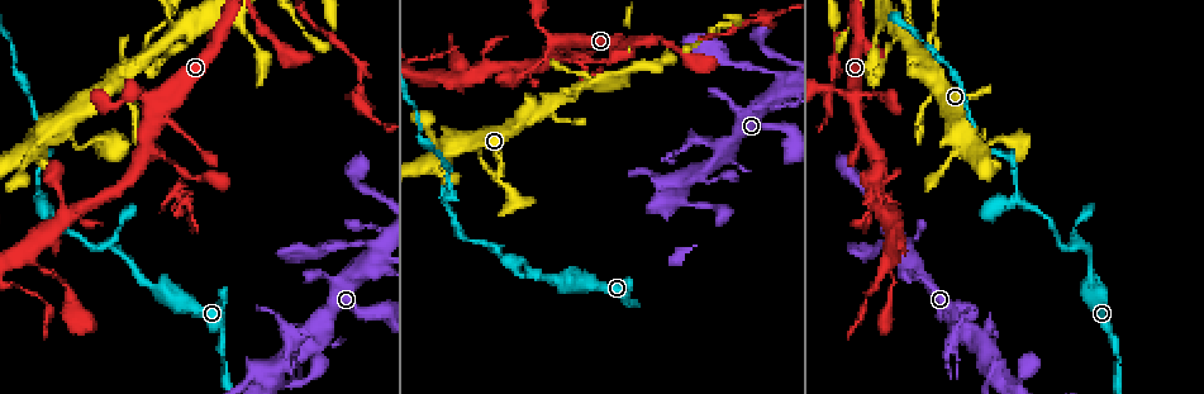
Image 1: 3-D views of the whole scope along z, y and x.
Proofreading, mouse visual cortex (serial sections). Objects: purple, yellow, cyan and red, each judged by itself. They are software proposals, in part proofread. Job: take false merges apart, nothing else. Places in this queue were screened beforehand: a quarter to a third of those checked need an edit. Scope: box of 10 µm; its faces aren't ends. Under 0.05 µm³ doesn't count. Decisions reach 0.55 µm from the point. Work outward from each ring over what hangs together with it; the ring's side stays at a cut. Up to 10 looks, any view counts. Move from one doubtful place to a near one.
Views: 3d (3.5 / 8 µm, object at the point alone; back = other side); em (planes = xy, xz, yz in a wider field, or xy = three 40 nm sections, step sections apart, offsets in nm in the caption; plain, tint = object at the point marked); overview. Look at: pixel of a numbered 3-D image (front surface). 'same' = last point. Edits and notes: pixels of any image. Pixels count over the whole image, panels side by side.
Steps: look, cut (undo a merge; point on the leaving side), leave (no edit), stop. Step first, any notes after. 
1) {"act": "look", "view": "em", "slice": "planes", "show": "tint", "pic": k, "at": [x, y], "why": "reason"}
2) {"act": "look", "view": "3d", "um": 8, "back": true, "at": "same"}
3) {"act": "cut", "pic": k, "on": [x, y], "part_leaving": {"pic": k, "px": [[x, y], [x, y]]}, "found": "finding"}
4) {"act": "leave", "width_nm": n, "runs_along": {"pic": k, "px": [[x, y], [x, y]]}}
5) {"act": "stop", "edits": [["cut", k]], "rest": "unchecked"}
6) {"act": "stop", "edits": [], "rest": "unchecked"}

{"act": "look", "view": "3d", "um": 3.5, "pic": 1, "at": [569, 43], "why": "four or more arms meet"}

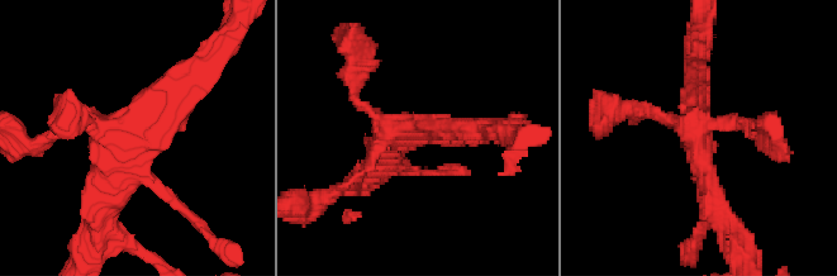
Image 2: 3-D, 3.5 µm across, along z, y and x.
{"act": "look", "view": "em", "slice": "planes", "show": "tint", "pic": 2, "at": [421, 129], "why": "shape alone is not enough"}

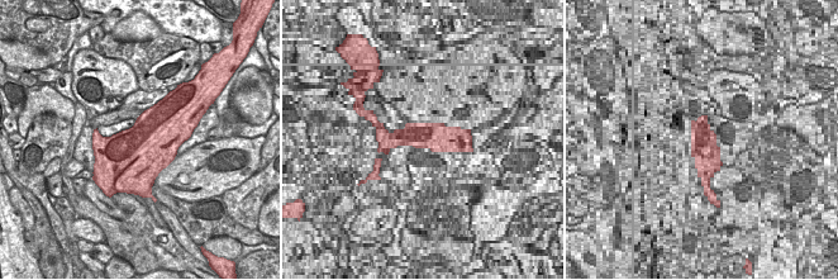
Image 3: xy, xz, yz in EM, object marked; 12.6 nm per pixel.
{"act": "leave", "found": "one cell here"}

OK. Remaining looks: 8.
{"act": "look", "view": "3d", "um": 3.5, "pic": 1, "at": [548, 107], "why": "three arms meet"}

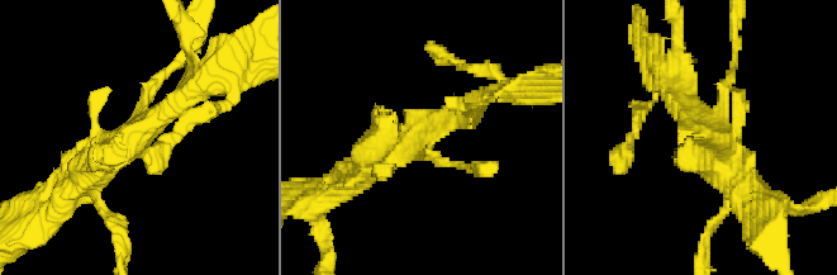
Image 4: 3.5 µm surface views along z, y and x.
{"act": "look", "view": "em", "slice": "xy", "step": 2, "show": "tint", "pic": 4, "at": [418, 135], "arms": 3, "arm_widths_nm": [150, 300, 450], "why": "now the EM"}

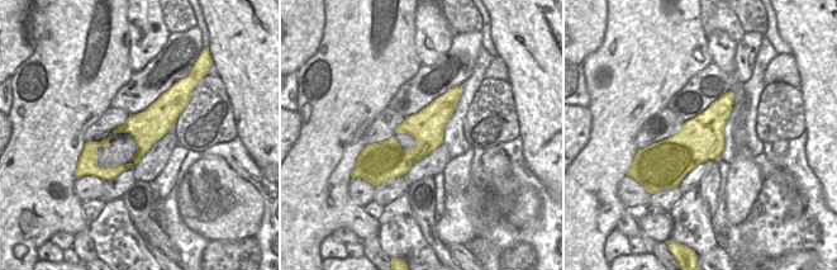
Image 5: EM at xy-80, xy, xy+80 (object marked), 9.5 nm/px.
{"act": "leave", "runs_along": {"pic": 4, "px": [[75, 185], [196, 88]]}, "found": "all the same cell"}

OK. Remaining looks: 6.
{"act": "look", "view": "3d", "um": 8, "pic": 1, "at": [1019, 203], "why": "branch point"}

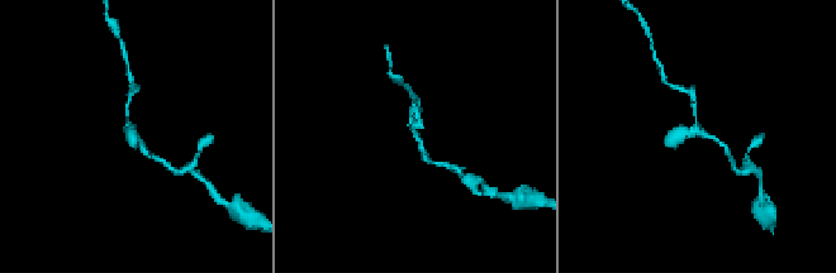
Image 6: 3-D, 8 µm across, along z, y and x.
{"act": "look", "view": "3d", "um": 3.5, "at": "same"}

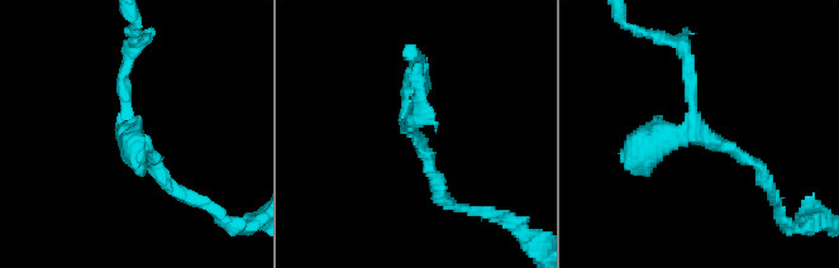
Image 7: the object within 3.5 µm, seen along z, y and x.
{"act": "leave", "runs_along": {"pic": 7, "px": [[761, 168], [696, 130], [683, 52]]}, "found": "all the same cell"}

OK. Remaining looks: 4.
{"act": "look", "view": "3d", "um": 3.5, "pic": 1, "at": [26, 253], "why": "small branch off a trunk"}

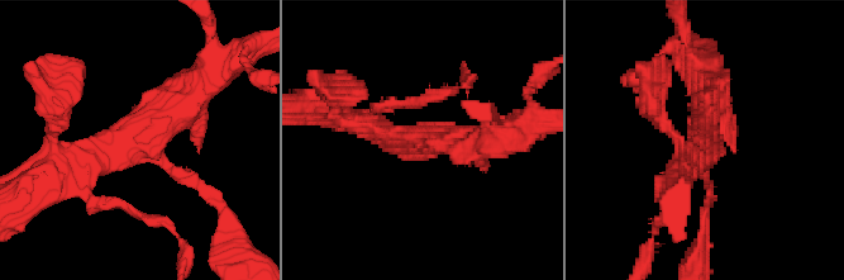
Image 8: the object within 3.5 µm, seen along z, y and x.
{"act": "look", "view": "em", "slice": "planes", "show": "tint", "pic": 8, "at": [429, 138], "why": "shape alone is not enough"}

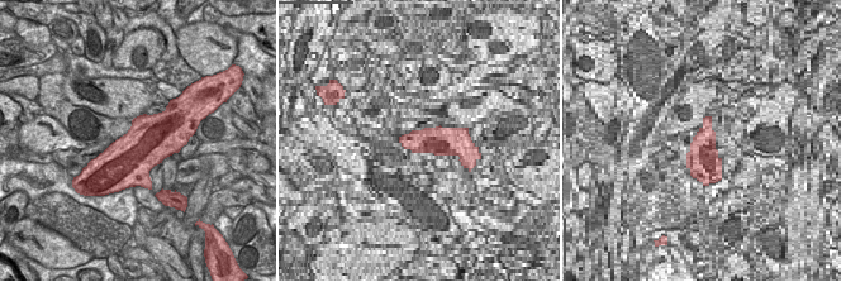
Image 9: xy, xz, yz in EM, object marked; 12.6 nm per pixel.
{"act": "leave", "width_nm": 600, "runs_along": {"pic": 8, "px": [[203, 80], [144, 138], [206, 197]]}, "found": "continuous, no second cell"}

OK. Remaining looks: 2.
{"act": "look", "view": "3d", "um": 3.5, "pic": 1, "at": [631, 71], "why": "narrows sharply"}

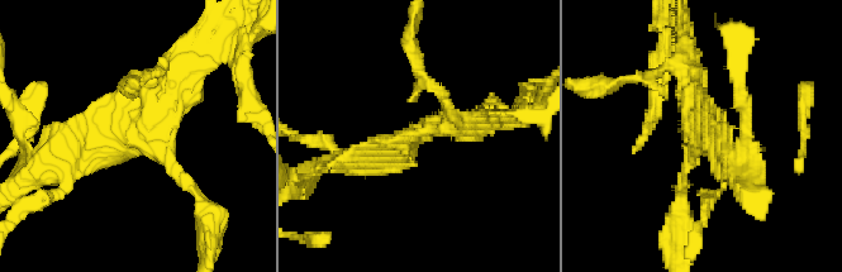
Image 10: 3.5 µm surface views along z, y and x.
{"act": "look", "view": "em", "slice": "xy", "step": 1, "show": "tint", "pic": 10, "at": [699, 138]}

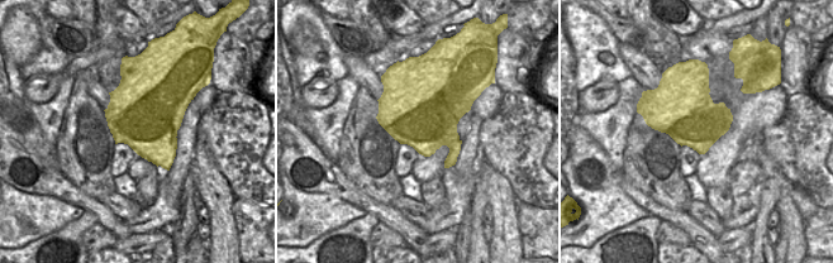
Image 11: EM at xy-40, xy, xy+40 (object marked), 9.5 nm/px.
{"act": "leave", "runs_along": {"pic": 10, "px": [[351, 165], [480, 117]]}, "found": "continuous, no second cell"}

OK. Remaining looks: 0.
{"act": "stop", "edits": [], "rest": "unchecked"}

